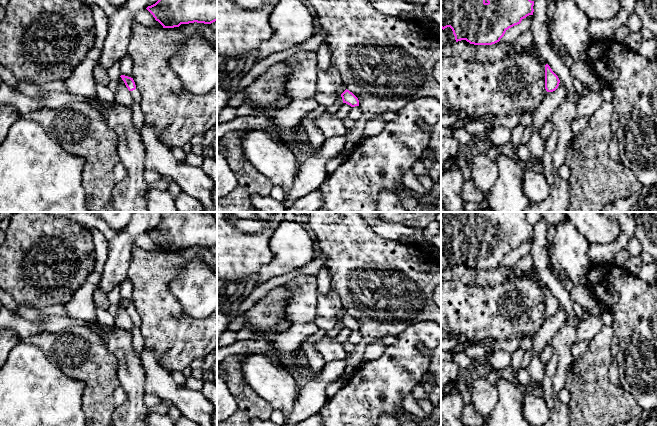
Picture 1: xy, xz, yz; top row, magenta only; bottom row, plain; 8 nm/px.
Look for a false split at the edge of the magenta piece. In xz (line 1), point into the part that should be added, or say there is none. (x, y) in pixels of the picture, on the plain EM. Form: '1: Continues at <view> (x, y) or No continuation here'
1: No continuation here

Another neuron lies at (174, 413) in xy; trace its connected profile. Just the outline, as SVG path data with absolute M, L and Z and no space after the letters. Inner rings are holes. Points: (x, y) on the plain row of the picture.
M170 405L168 414L174 422L176 422L180 417L182 417L182 412L174 405Z

